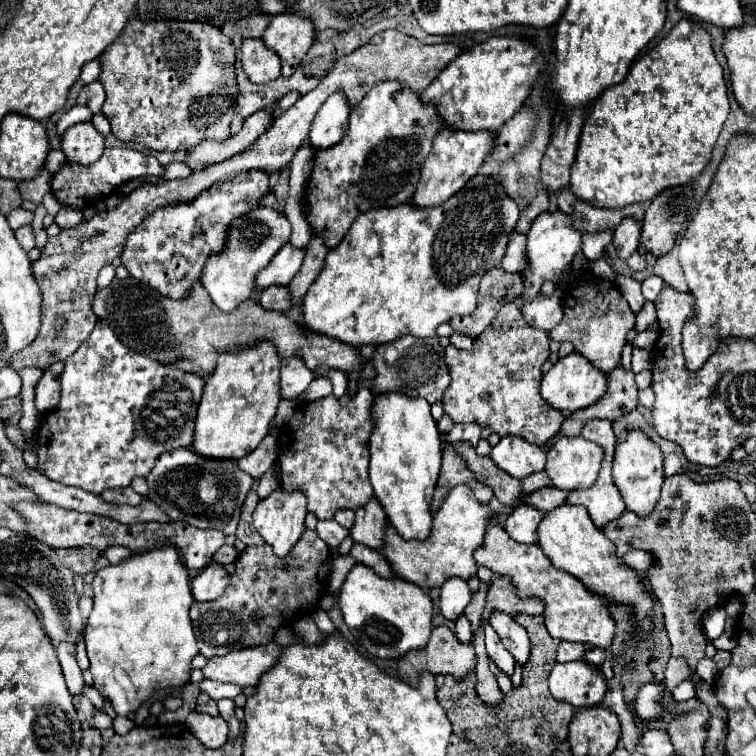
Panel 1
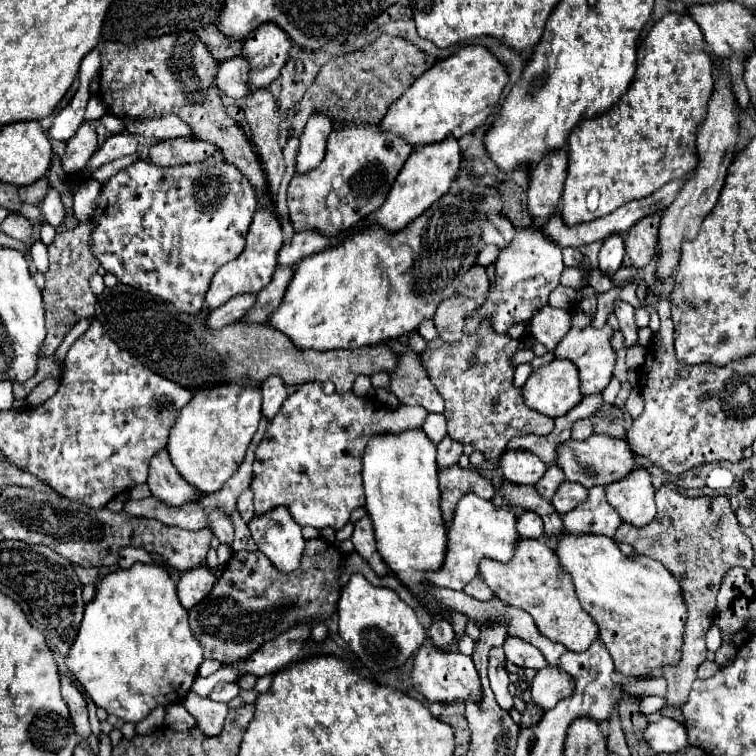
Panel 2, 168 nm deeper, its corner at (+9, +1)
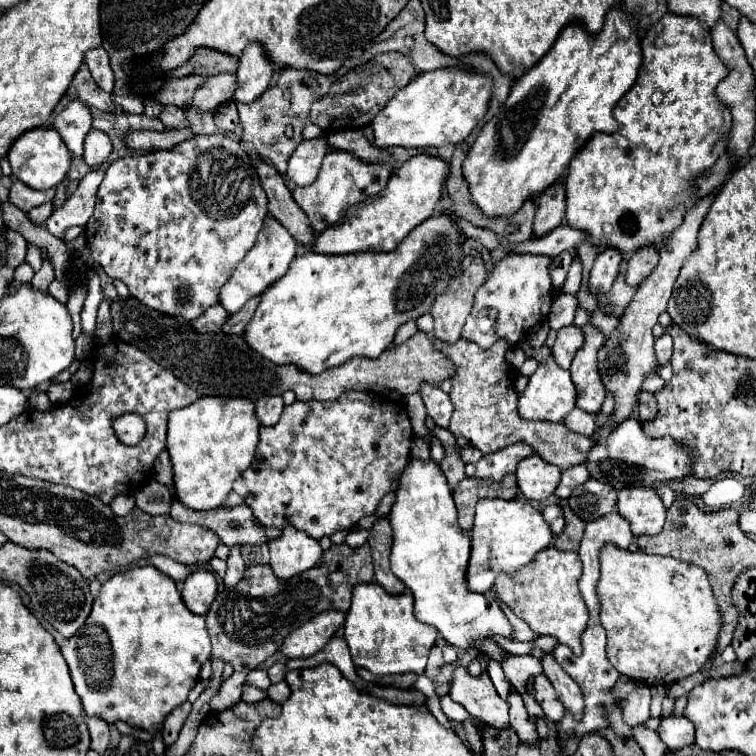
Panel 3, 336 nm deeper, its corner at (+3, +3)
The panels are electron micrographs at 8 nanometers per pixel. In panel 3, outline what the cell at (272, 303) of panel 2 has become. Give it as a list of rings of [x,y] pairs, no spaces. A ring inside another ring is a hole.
[[[256,296],[254,300],[248,300],[246,306],[242,310],[238,310],[236,314],[230,314],[226,324],[222,326],[222,332],[224,334],[242,334],[244,328],[246,328],[246,322],[250,322],[250,318],[254,316],[258,302],[260,302],[260,296]]]

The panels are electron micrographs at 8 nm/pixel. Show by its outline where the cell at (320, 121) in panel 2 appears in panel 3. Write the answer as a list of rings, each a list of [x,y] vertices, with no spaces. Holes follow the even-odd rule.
[[[316,138],[316,140],[304,140],[294,154],[288,160],[288,170],[286,176],[296,184],[296,186],[308,186],[316,180],[316,174],[320,170],[320,164],[326,156],[328,142],[326,138]]]

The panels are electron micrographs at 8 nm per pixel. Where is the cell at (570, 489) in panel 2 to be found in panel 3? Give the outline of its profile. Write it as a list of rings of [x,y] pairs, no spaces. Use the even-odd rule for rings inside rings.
[[[590,478],[582,486],[578,486],[572,492],[572,496],[568,498],[572,512],[578,514],[586,522],[614,512],[616,502],[618,502],[616,488],[610,484],[604,484],[600,480],[594,480],[594,478]]]

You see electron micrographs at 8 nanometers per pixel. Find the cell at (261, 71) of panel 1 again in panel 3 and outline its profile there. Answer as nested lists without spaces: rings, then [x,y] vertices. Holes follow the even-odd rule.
[[[216,74],[206,78],[198,90],[194,92],[188,108],[196,110],[196,112],[210,112],[214,108],[218,108],[224,102],[232,100],[234,94],[234,74]]]

